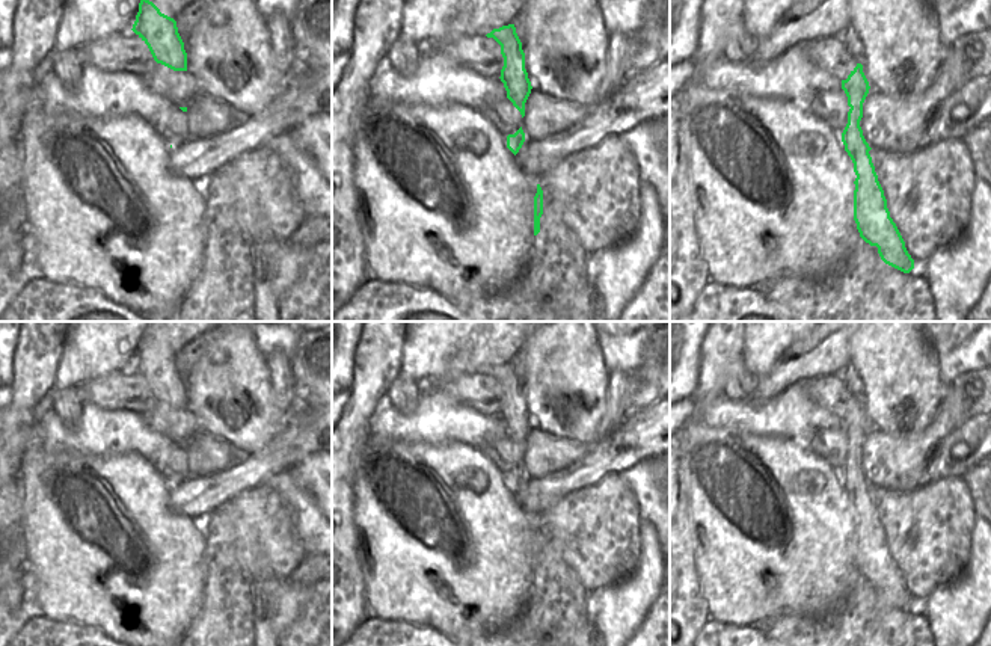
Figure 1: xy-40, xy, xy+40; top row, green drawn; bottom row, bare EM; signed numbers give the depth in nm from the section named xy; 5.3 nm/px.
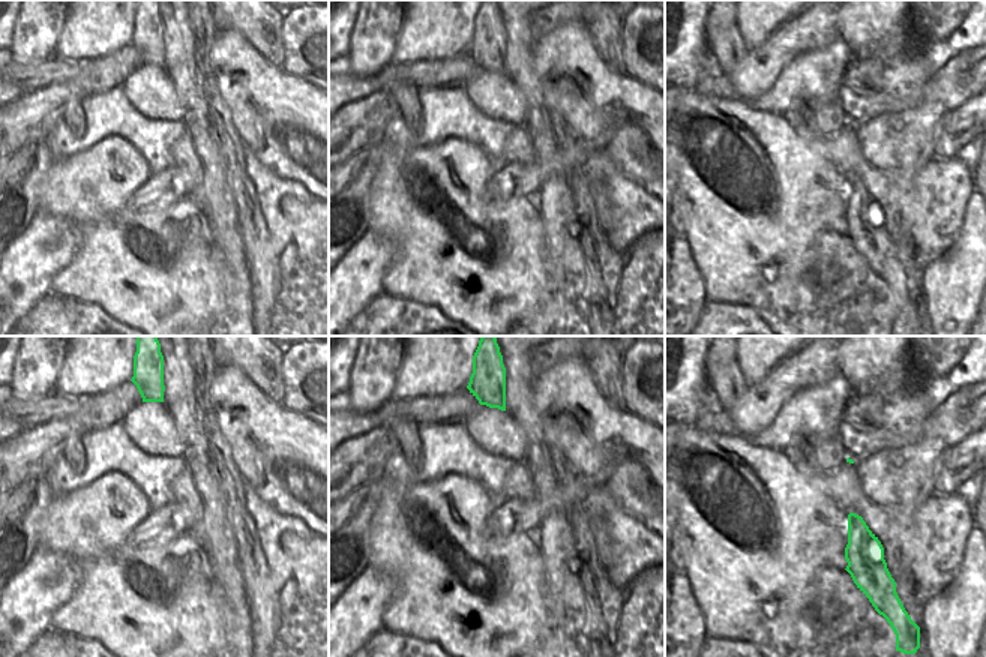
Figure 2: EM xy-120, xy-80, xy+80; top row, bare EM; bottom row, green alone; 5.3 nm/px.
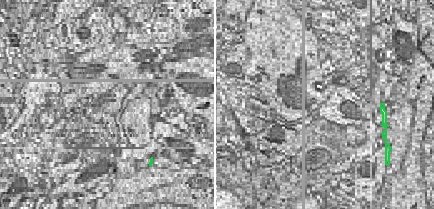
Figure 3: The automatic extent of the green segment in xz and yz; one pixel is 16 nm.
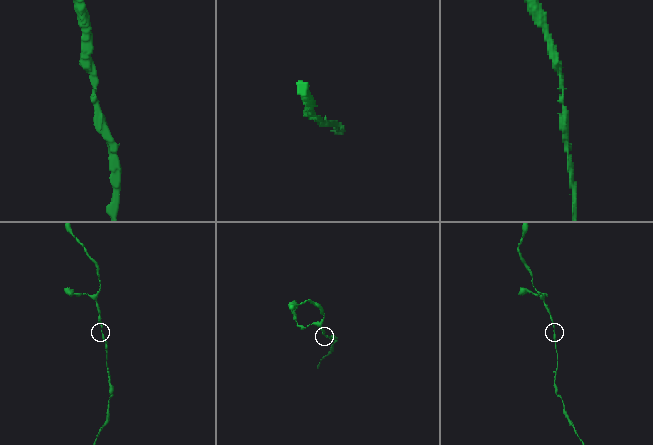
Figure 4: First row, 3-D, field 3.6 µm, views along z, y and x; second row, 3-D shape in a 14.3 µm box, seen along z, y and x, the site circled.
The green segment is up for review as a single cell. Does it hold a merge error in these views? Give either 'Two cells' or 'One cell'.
One cell.

